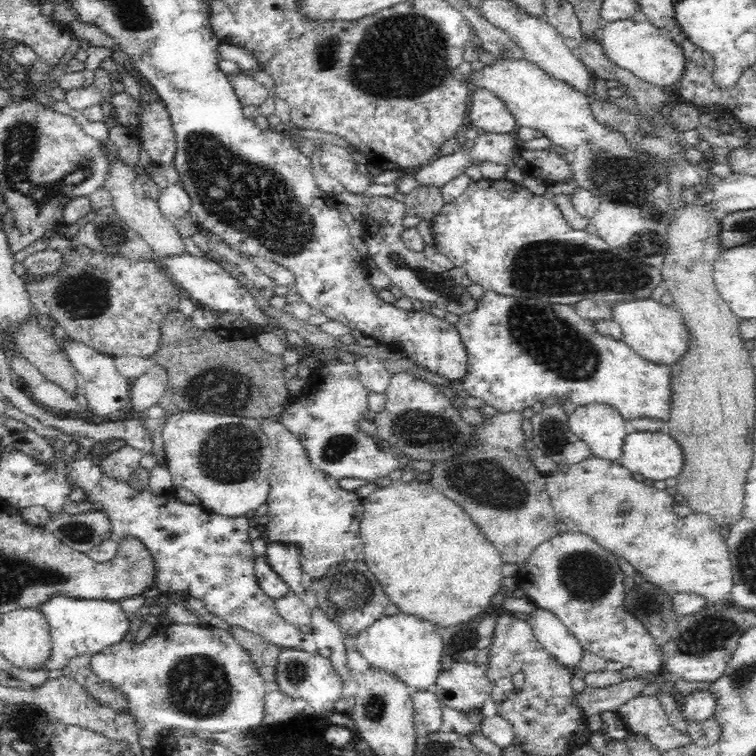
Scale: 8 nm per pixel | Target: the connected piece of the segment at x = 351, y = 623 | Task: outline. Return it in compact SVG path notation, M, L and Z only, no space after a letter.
M348 561L344 564L340 564L337 567L334 567L322 580L321 584L310 583L310 578L307 574L303 574L303 585L309 586L310 589L313 589L316 593L316 607L327 615L327 618L336 623L339 626L342 634L351 634L357 635L359 632L362 632L365 628L368 628L370 624L374 624L378 618L384 616L384 608L390 604L389 596L386 594L384 587L380 584L380 581L372 574L370 567L366 565L363 561Z

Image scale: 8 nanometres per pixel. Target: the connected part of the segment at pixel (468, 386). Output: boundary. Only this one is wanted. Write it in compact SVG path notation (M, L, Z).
M485 292L484 295L477 300L477 308L474 311L462 314L456 323L457 329L460 331L461 339L466 345L468 376L460 380L458 394L462 396L470 396L484 402L486 406L496 408L500 413L512 412L514 410L522 410L531 408L535 402L556 401L562 399L568 402L569 407L584 406L584 404L594 404L594 402L603 402L609 404L620 411L620 414L626 420L632 418L656 418L666 421L671 411L672 396L672 370L666 364L654 364L650 360L646 360L642 356L638 356L624 340L616 340L610 338L608 334L603 334L596 330L594 322L582 319L572 304L551 304L538 299L530 298L514 298L512 296L501 296L495 292Z

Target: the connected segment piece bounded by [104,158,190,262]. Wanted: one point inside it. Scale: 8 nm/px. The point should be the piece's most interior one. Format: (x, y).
(143, 214)

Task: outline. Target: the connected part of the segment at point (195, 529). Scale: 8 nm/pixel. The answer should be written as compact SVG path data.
M91 451L82 458L74 459L69 466L71 484L83 489L87 493L87 498L84 500L95 503L94 510L106 514L112 523L110 536L87 552L92 560L108 562L108 560L112 560L113 556L116 556L120 541L130 536L138 538L154 557L155 582L157 582L155 588L160 590L163 595L166 595L168 590L179 590L187 596L194 596L194 598L202 600L205 603L205 613L219 616L232 627L244 628L281 648L295 648L317 654L319 648L316 647L314 634L304 634L304 632L300 632L298 626L282 618L275 607L275 598L268 596L256 580L255 554L248 535L251 520L248 520L246 516L224 517L210 513L204 510L198 501L181 500L170 491L157 496L149 488L134 488L129 481L114 480L112 477L106 476L99 465L100 460L101 456Z

